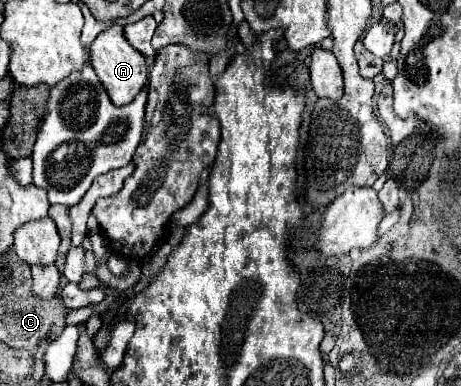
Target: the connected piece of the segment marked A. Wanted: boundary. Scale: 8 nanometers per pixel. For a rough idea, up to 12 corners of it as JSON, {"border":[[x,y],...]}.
{"border":[[105,29],[89,47],[113,105],[129,105],[149,67],[123,37]]}

